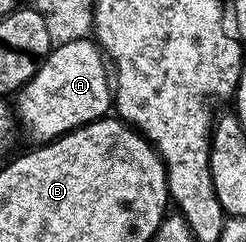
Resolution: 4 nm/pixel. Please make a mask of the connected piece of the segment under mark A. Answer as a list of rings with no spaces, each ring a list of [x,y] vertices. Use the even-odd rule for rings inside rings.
[[[91,37],[53,46],[35,76],[20,87],[16,100],[19,129],[21,126],[36,144],[52,142],[80,126],[97,122],[114,106],[114,86],[104,51]]]

